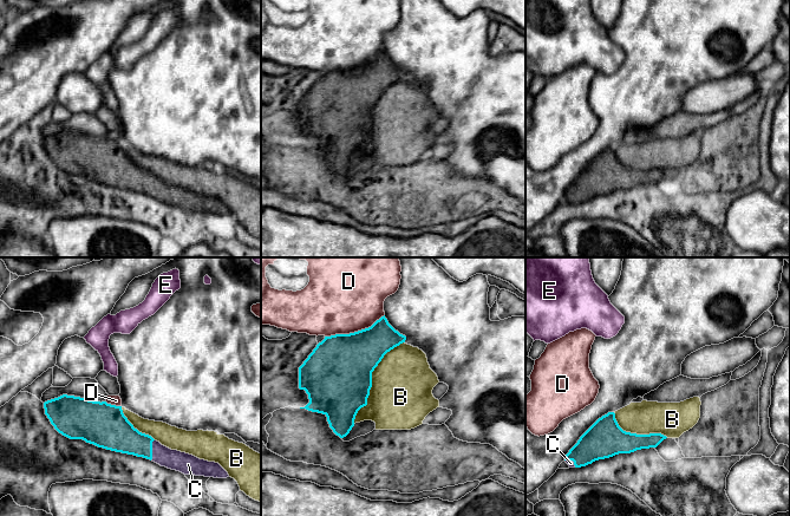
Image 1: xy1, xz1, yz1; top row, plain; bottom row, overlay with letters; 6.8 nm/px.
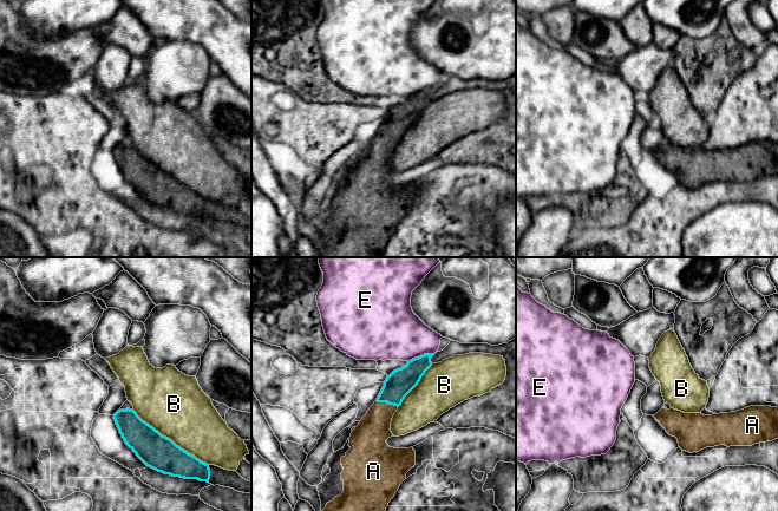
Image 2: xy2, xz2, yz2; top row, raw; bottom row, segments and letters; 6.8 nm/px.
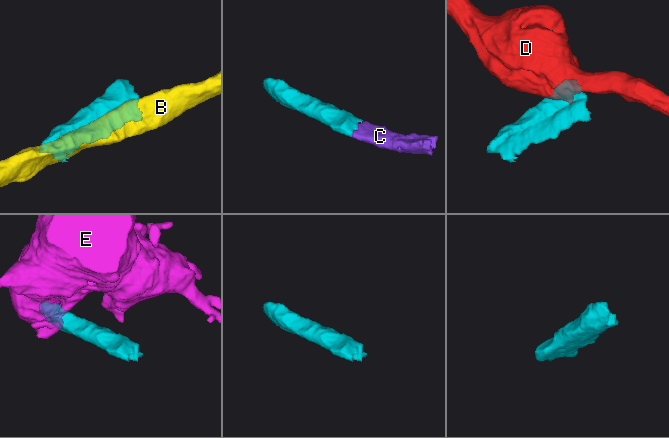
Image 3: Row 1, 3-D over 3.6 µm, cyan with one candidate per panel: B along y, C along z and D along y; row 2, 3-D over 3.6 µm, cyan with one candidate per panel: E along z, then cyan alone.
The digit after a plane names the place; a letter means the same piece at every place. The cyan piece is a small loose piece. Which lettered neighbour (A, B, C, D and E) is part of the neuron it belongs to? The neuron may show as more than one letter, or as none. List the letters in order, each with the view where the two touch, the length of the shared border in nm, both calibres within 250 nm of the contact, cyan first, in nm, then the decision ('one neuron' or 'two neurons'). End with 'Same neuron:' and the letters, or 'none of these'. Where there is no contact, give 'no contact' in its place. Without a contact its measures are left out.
A: meets cyan in xz2; contact 170 nm long; 180 nm thick on the cyan side, 220 nm on the other; one neuron
B: meets cyan in xz1; contact 650 nm long; 480 nm thick on the cyan side, 420 nm on the other; two neurons
C: meets cyan in xy1; contact 150 nm long; 220 nm thick on the cyan side, 140 nm on the other; one neuron
D: meets cyan in xz1; contact 440 nm long; 420 nm thick on the cyan side, 480 nm on the other; two neurons
E: meets cyan in xz2; contact 190 nm long; 180 nm thick on the cyan side, 380 nm on the other; two neurons
Same neuron: A, C

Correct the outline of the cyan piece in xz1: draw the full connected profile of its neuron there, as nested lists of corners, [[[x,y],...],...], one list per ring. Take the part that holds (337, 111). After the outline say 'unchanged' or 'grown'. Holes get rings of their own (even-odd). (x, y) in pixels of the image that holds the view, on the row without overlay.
[[[385,51],[368,64],[350,70],[325,72],[299,103],[299,124],[305,125],[309,135],[309,138],[300,144],[325,150],[333,168],[340,174],[346,172],[354,162],[358,146],[367,141],[372,123],[372,107],[387,87],[405,78],[405,76],[406,72],[396,66]]]; unchanged

